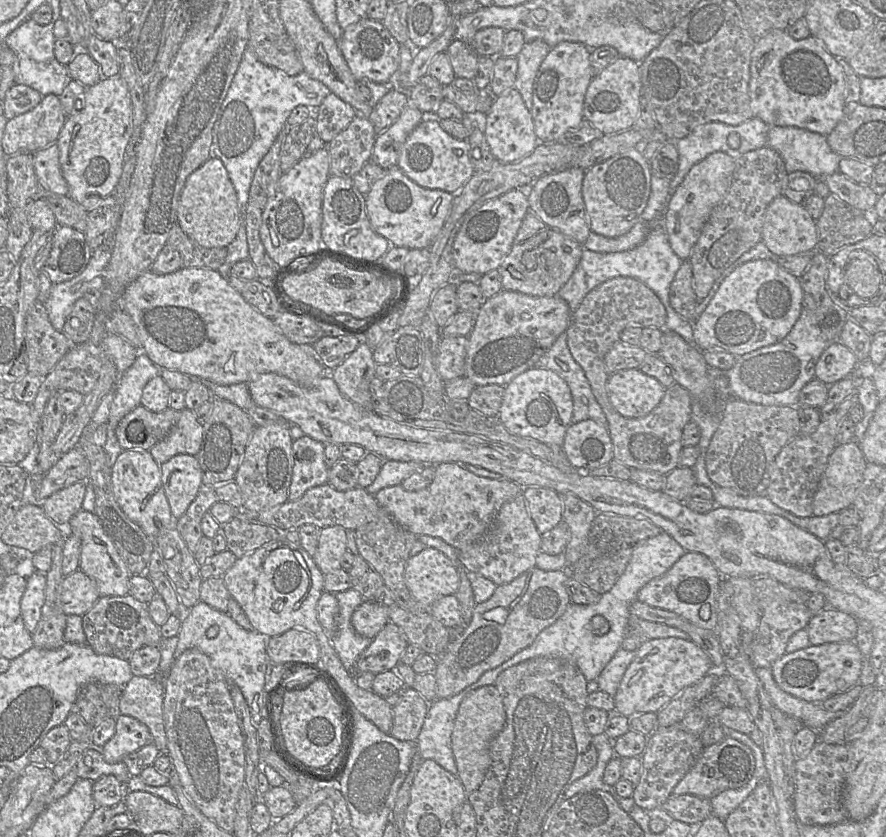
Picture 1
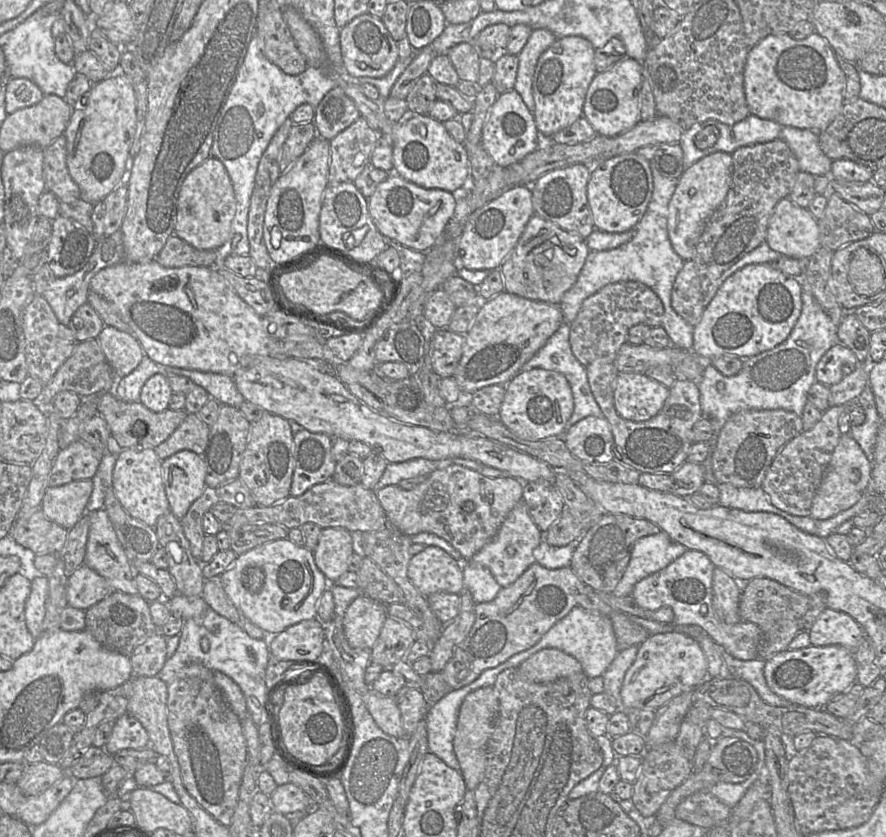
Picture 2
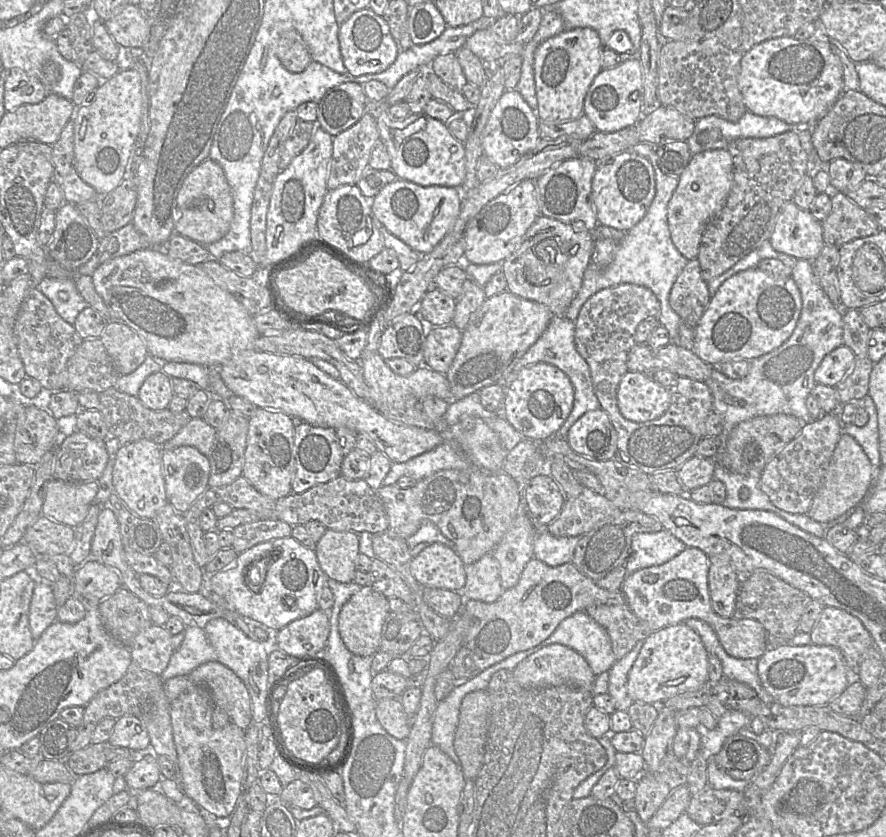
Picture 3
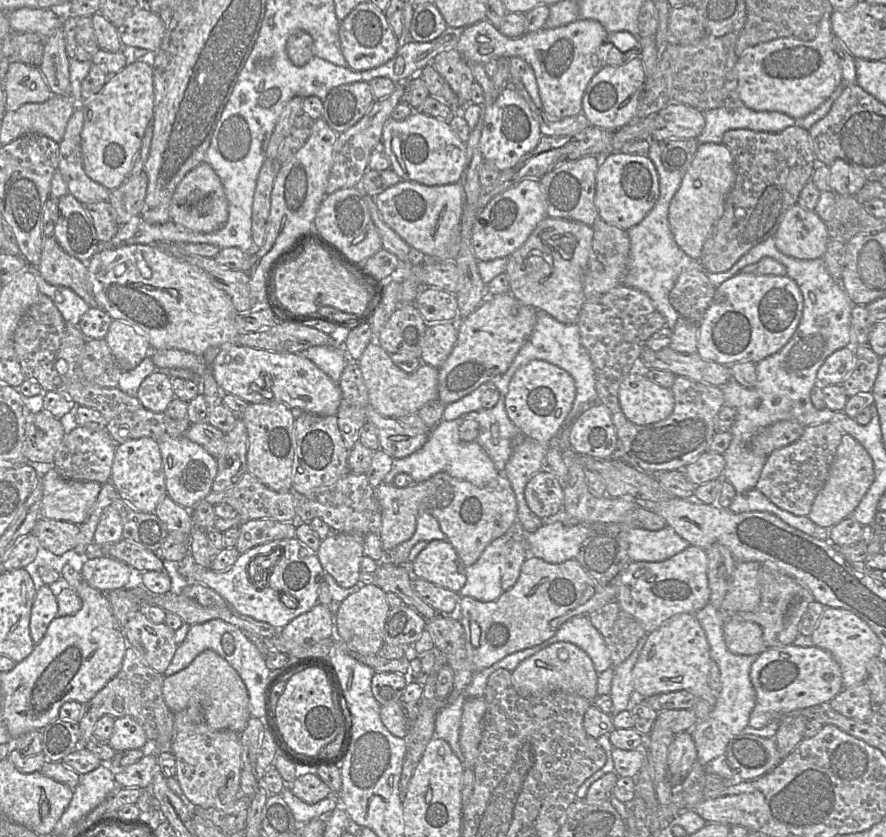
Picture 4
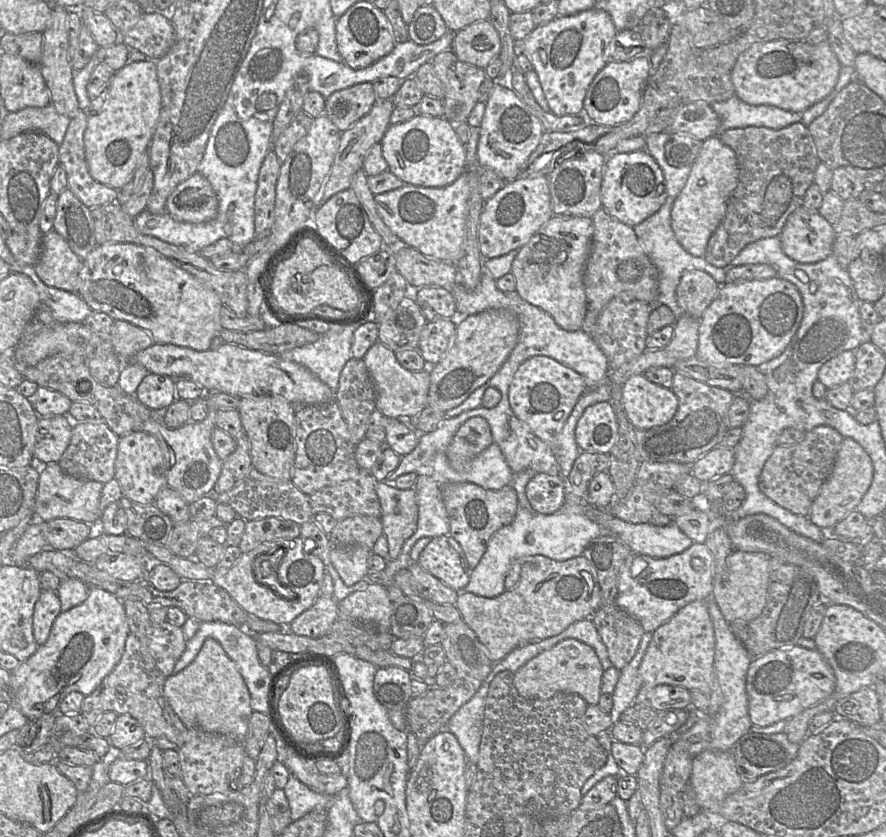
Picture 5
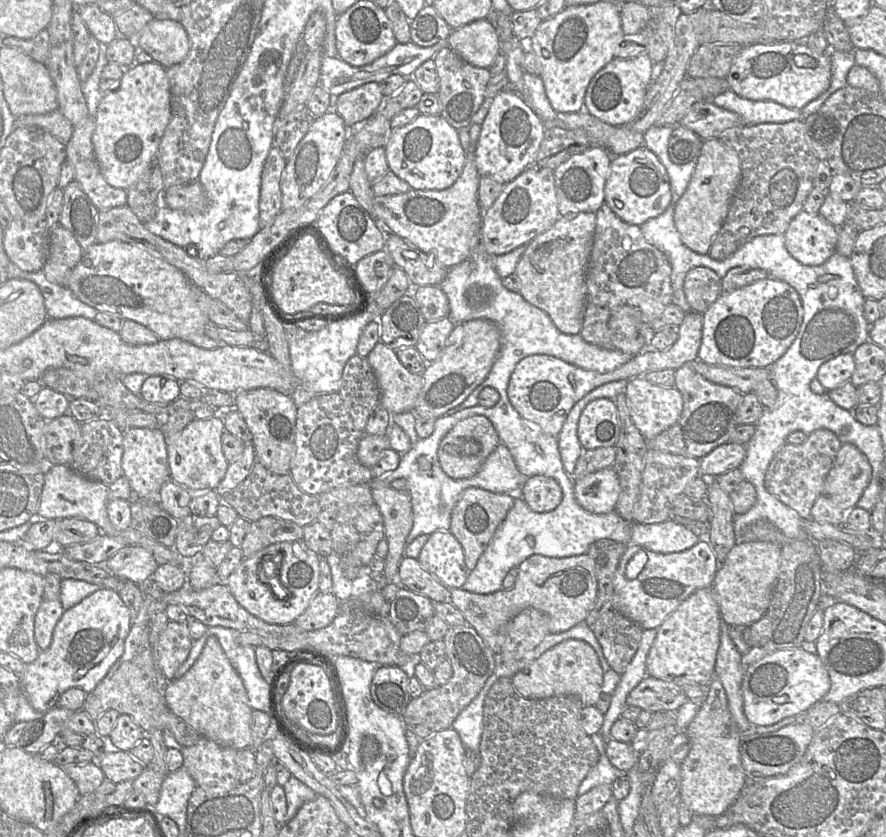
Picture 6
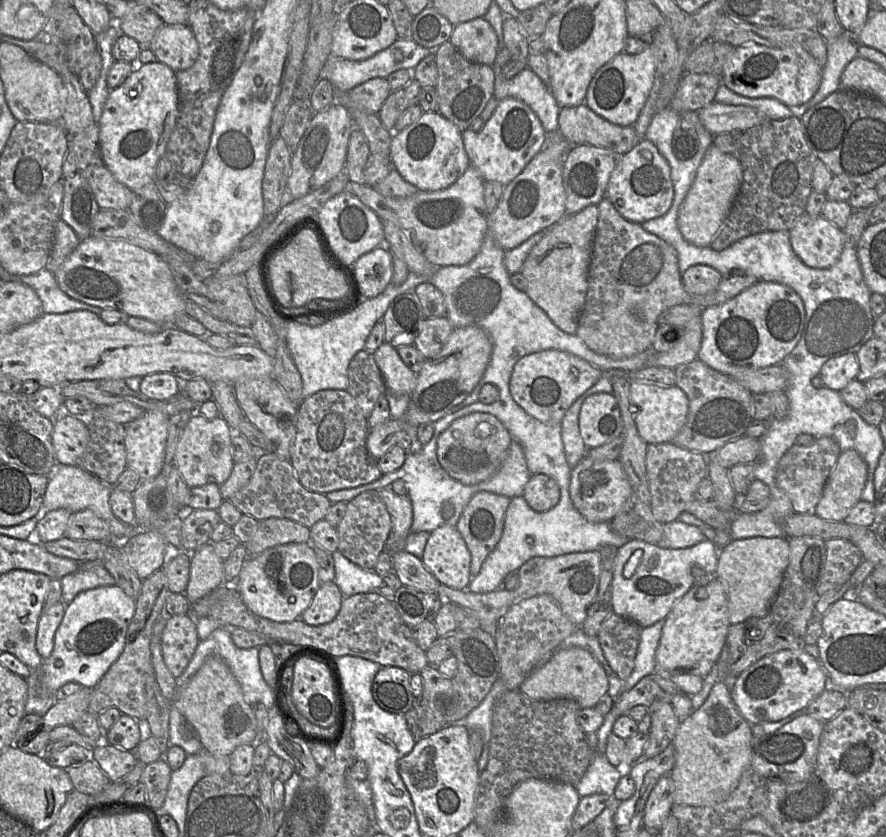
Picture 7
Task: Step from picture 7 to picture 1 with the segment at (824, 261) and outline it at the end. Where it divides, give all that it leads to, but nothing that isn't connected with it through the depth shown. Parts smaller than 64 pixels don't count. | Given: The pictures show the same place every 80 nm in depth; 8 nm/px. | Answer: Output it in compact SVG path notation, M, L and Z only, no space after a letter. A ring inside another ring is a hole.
M784 195L776 197L768 206L762 228L762 241L775 257L812 254L817 251L818 231L806 207L791 202Z

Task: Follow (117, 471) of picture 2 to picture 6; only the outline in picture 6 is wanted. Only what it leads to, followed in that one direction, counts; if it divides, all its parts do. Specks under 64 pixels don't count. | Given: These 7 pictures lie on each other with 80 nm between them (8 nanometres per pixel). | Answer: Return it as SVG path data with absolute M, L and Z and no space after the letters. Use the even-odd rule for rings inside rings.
M132 427L124 430L122 470L136 499L146 499L159 493L162 485L170 479L166 435L161 427Z

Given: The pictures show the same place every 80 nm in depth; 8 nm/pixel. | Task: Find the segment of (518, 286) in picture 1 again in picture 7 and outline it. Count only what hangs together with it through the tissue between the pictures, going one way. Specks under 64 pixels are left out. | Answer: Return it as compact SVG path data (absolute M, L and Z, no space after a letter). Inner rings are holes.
M589 205L556 224L531 249L521 269L526 279L526 294L559 329L568 334L576 333L586 301L598 215L598 205Z

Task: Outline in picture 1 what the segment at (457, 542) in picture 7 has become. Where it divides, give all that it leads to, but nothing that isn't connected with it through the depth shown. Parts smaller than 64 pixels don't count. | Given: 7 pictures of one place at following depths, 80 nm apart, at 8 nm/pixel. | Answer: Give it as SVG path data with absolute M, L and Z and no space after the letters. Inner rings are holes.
M426 547L413 557L410 557L404 570L404 579L411 596L423 607L430 606L439 598L455 595L459 588L459 566L442 552L435 548Z

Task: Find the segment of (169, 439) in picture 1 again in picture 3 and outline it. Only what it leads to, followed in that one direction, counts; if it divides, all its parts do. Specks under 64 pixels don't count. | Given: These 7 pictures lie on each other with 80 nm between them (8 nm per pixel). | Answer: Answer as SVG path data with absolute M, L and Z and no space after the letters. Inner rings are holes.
M191 418L190 421L167 443L163 449L174 449L180 446L192 446L205 456L209 456L214 446L217 430L203 418Z

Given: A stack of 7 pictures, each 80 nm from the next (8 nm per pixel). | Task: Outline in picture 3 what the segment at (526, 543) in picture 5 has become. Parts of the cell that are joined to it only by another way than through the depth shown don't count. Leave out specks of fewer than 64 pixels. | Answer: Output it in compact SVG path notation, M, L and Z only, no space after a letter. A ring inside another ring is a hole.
M547 529L540 530L534 541L534 558L551 567L569 563L580 538L581 536L555 537ZM492 552L472 564L465 565L465 575L466 582L461 590L465 600L493 603L504 591L501 586L500 564Z

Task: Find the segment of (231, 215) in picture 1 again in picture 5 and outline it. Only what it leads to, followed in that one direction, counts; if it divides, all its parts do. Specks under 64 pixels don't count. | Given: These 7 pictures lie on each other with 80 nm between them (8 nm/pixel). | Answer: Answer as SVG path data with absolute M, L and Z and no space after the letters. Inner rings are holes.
M197 171L170 193L166 201L166 211L179 221L207 222L217 215L217 195L210 182Z

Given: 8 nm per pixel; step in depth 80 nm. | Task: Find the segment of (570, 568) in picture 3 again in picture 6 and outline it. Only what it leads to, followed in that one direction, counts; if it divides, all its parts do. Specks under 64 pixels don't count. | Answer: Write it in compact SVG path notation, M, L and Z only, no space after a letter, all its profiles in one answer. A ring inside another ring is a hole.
M586 553L564 558L535 554L517 568L518 576L511 589L502 588L491 594L476 594L462 588L450 589L450 602L462 613L466 624L476 630L498 658L508 624L522 610L535 608L547 614L549 633L556 634L585 622L598 595L594 561Z

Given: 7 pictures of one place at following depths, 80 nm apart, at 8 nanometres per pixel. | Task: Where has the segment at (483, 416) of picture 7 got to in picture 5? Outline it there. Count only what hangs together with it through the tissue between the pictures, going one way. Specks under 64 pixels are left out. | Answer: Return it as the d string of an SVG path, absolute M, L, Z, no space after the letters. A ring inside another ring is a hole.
M479 416L472 417L459 427L446 450L446 455L451 467L461 472L492 443L488 422Z

